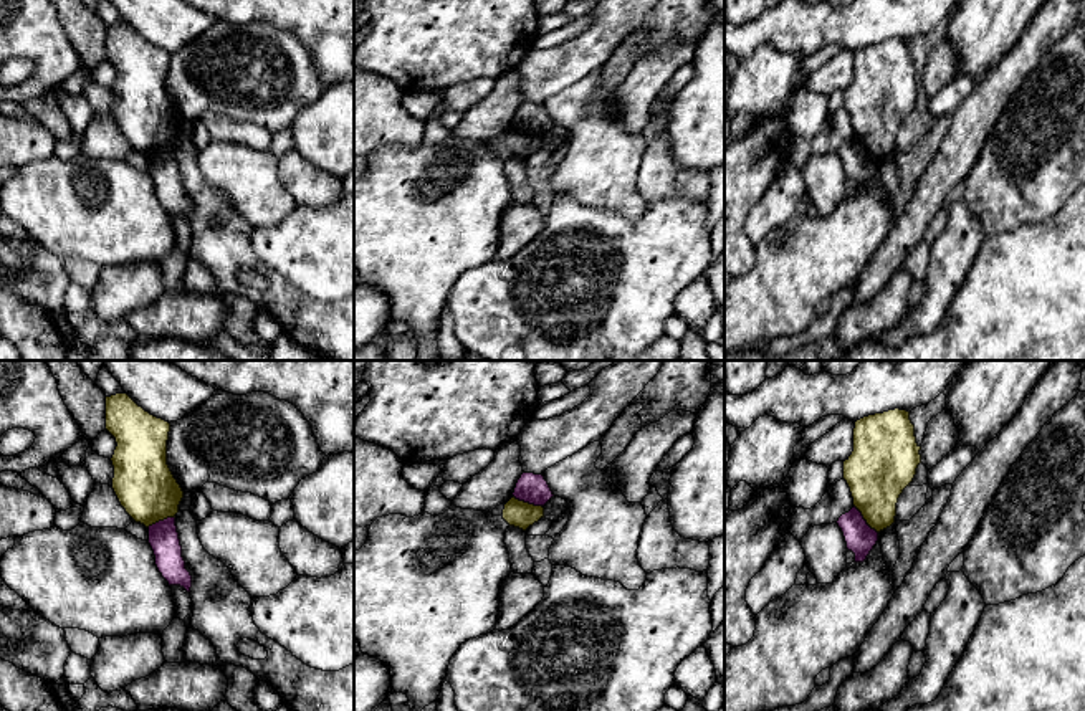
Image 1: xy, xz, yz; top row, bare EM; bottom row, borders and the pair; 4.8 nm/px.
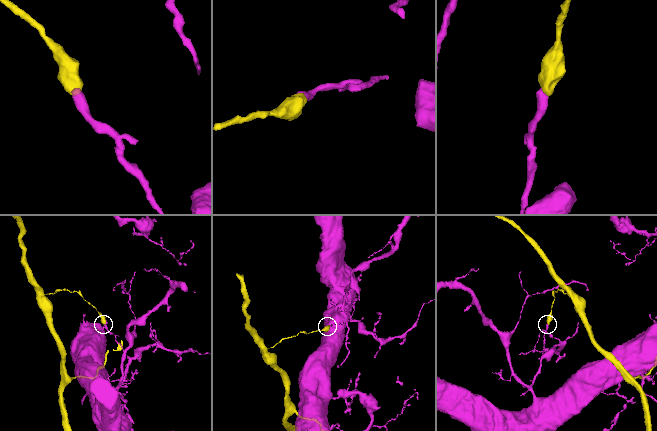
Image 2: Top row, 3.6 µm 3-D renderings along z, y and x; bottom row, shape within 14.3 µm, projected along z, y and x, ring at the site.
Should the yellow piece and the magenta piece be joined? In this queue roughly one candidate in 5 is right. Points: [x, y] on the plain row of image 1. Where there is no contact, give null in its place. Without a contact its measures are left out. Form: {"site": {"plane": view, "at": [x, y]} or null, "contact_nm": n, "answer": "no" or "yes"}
{"site": {"plane": "xz", "at": [528, 133]}, "contact_nm": 160, "answer": "no"}

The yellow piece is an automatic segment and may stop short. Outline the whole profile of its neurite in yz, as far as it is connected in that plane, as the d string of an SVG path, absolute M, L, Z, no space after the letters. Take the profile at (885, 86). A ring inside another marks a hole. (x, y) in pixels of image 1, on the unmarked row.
M888 40L855 51L853 81L844 91L853 136L877 162L895 152L900 124L921 93L915 55L906 40Z

